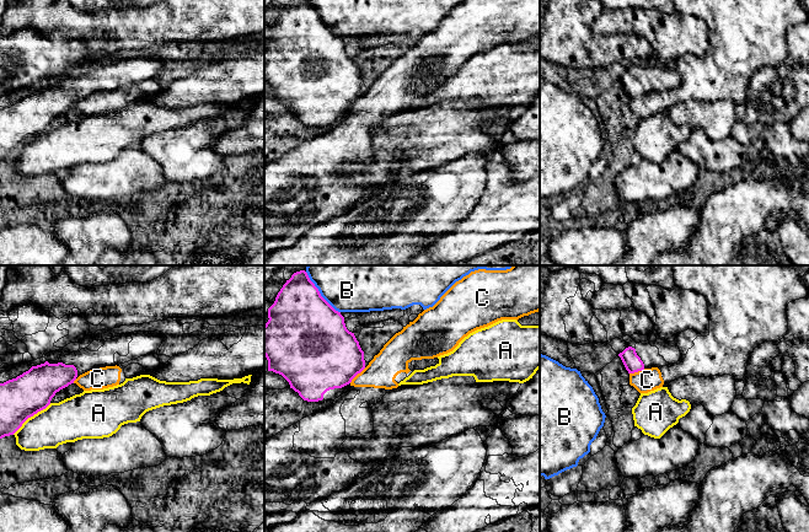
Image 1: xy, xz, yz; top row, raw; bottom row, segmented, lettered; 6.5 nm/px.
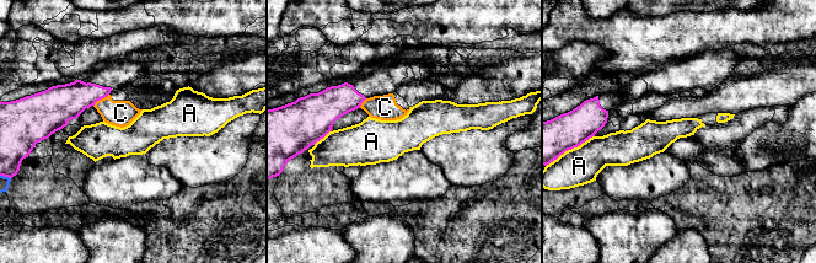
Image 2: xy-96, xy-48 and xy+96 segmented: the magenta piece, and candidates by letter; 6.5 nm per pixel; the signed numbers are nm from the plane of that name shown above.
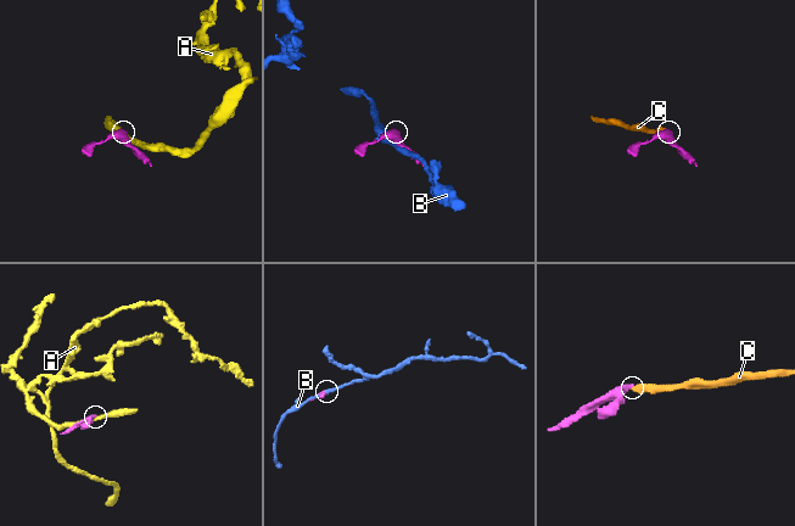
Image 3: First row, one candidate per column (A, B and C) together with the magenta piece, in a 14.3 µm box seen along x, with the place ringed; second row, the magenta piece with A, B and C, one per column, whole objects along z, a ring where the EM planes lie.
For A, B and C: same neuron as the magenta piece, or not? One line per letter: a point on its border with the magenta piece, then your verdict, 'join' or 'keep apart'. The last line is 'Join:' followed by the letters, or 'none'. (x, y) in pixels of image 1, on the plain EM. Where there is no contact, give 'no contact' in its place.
A: xy (31, 140) | keep apart
B: xz (320, 20) | keep apart
C: xz (357, 98) | keep apart
Join: none

